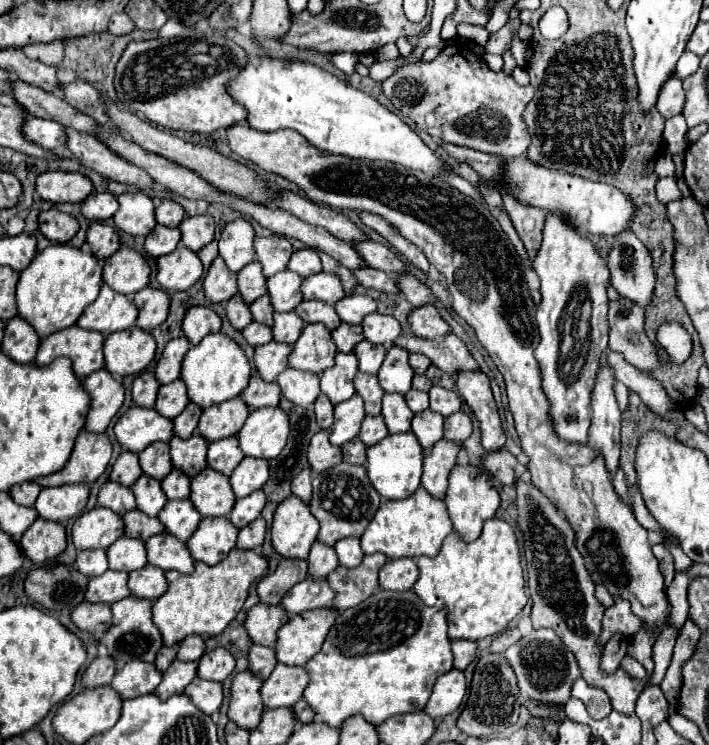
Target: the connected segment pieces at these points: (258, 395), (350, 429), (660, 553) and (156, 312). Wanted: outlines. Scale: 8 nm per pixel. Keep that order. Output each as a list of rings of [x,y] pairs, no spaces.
[[[255,374],[249,380],[249,386],[241,392],[241,398],[247,402],[251,410],[263,406],[277,406],[281,400],[281,388],[277,382],[265,382],[261,376]]]
[[[351,396],[349,400],[341,402],[335,406],[335,424],[331,428],[331,444],[341,446],[349,440],[353,440],[359,434],[361,422],[365,418],[365,408],[363,408],[363,398],[361,396]]]
[[[655,544],[655,546],[653,546],[653,554],[655,554],[655,558],[659,560],[659,570],[661,570],[663,578],[665,578],[665,588],[667,588],[667,586],[671,584],[673,576],[675,576],[673,556],[671,556],[671,552],[669,552],[667,548],[663,548],[663,544]]]
[[[143,288],[141,292],[135,294],[133,302],[139,308],[137,326],[147,330],[147,332],[157,328],[169,316],[171,300],[161,288]]]

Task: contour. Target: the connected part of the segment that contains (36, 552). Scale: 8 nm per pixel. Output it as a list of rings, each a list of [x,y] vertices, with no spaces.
[[[37,518],[35,524],[23,534],[21,548],[27,558],[35,564],[43,564],[45,560],[57,558],[67,548],[67,534],[59,522],[49,522]]]

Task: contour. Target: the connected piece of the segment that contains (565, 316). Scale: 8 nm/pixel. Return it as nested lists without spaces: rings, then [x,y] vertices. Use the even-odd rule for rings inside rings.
[[[547,214],[545,228],[543,228],[543,246],[533,262],[533,270],[541,280],[541,304],[537,308],[535,320],[539,328],[541,342],[535,350],[535,360],[539,362],[541,376],[543,376],[543,392],[551,404],[549,416],[553,422],[553,430],[557,436],[571,444],[587,444],[587,430],[591,426],[591,392],[597,378],[597,370],[601,364],[601,356],[607,348],[607,282],[609,282],[609,268],[605,260],[597,254],[595,246],[579,232],[575,232],[561,216]]]

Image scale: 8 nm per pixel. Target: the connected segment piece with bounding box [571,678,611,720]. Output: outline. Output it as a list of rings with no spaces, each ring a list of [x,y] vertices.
[[[577,678],[571,688],[573,688],[573,690],[571,690],[571,696],[579,698],[579,700],[587,706],[587,712],[589,712],[591,718],[601,720],[601,718],[605,718],[605,716],[611,712],[609,696],[605,694],[605,690],[589,686],[583,678]]]

